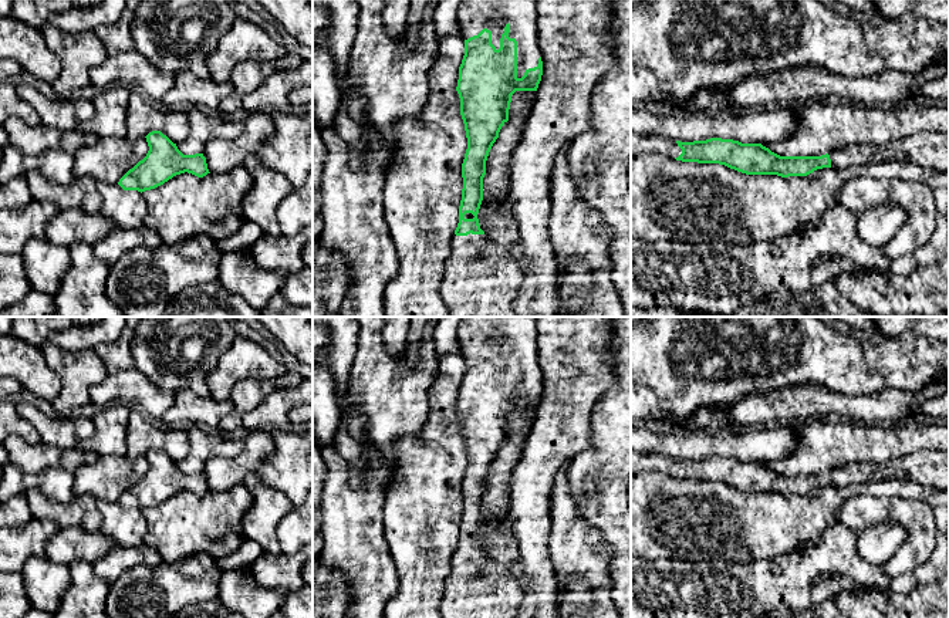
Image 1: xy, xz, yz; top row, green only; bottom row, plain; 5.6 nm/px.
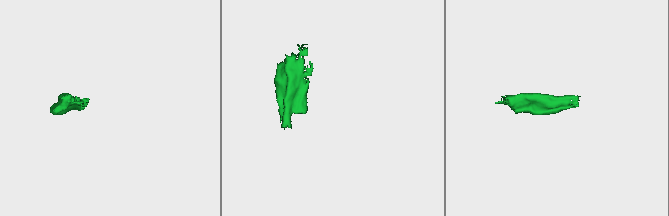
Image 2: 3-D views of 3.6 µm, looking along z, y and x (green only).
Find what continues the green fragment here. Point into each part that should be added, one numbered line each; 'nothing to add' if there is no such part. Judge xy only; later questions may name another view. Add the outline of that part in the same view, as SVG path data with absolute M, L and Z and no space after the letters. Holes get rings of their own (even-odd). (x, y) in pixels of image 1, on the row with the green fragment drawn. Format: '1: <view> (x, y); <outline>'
nothing to add

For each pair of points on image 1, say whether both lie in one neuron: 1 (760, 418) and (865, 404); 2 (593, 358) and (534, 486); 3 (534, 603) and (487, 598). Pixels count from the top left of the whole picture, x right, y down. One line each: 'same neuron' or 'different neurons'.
1: same neuron
2: same neuron
3: different neurons

